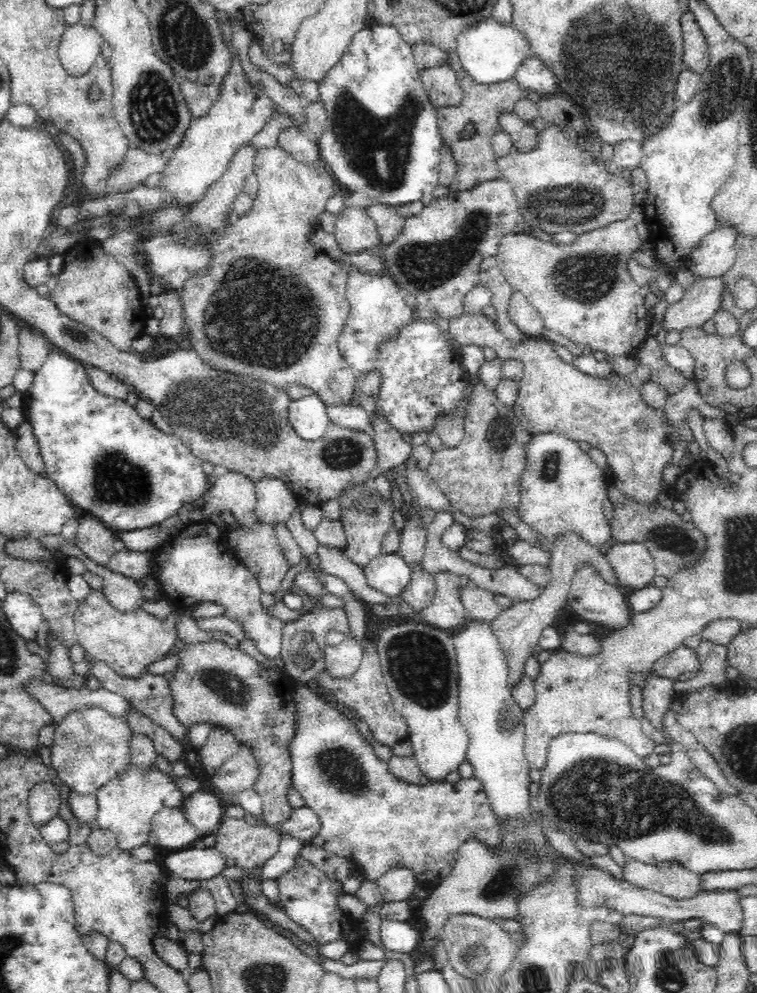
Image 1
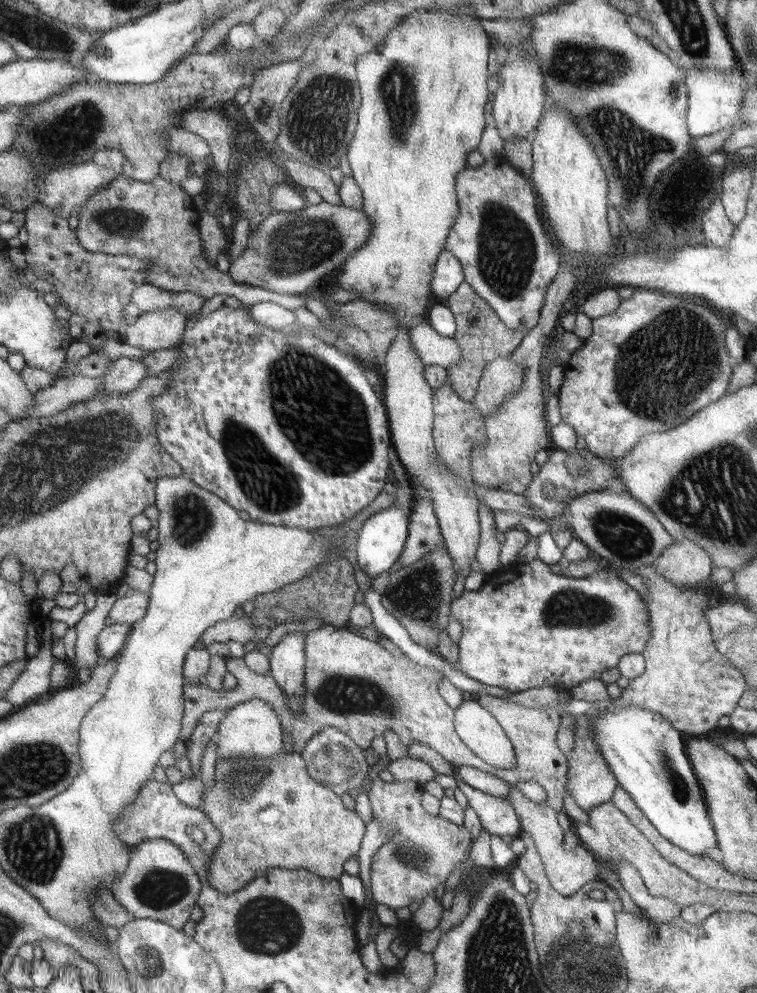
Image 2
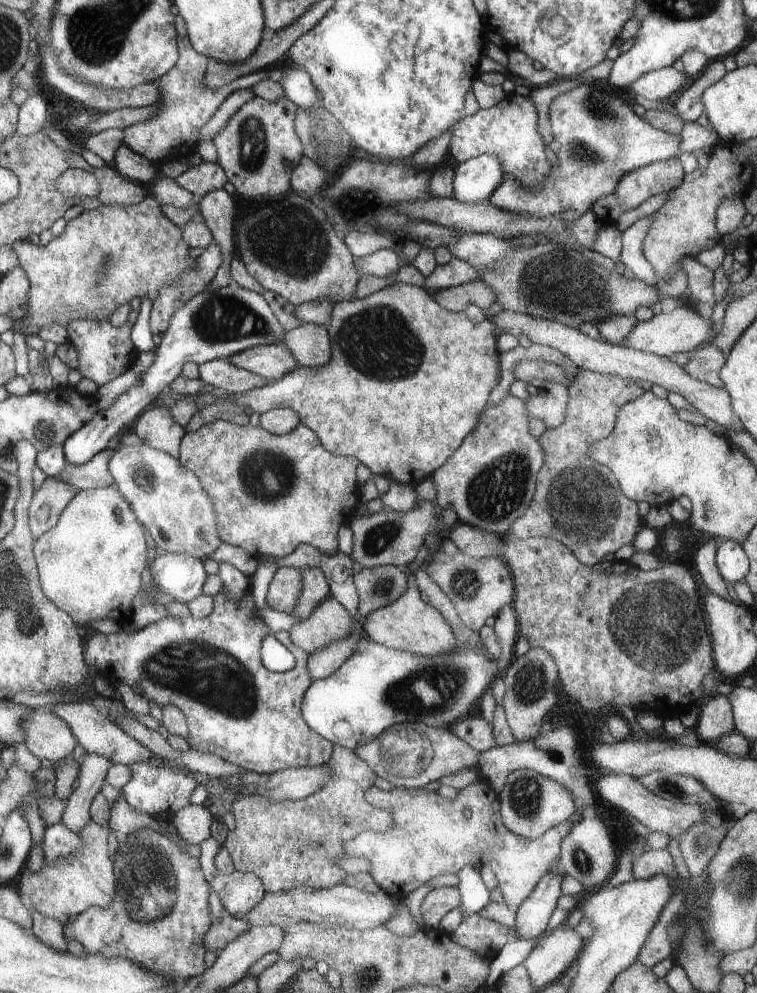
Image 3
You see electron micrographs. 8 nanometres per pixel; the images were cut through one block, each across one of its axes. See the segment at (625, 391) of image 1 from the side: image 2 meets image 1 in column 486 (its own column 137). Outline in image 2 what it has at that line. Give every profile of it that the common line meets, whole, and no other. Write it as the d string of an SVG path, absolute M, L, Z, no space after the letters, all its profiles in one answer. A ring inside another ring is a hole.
M175 306L157 312L135 312L121 340L145 352L165 352L183 342L185 328L185 316Z

